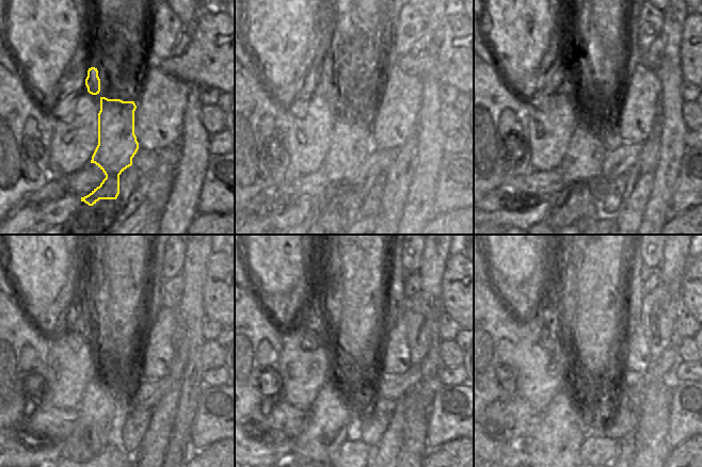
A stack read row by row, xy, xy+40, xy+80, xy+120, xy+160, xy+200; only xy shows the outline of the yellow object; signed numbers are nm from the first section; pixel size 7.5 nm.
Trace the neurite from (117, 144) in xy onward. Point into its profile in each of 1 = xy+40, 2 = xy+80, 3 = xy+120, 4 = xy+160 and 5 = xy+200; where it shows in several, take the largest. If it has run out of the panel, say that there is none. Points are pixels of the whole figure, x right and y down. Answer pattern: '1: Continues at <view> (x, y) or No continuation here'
1: Continues at xy+40 (351, 141)
2: Continues at xy+80 (587, 150)
3: Continues at xy+120 (100, 402)
4: Continues at xy+160 (331, 418)
5: Continues at xy+200 (553, 450)

